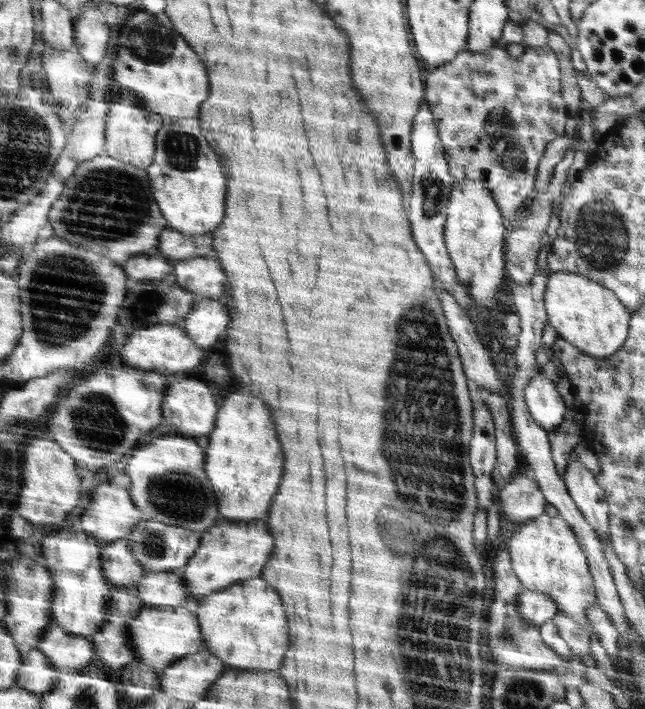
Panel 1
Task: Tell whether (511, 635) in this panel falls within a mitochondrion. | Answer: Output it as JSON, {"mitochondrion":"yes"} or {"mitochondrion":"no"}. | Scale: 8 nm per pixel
{"mitochondrion":"yes"}

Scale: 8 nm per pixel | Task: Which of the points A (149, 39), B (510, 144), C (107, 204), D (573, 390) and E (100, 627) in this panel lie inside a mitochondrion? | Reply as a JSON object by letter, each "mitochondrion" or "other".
{"A":"mitochondrion","B":"mitochondrion","C":"mitochondrion","D":"other","E":"other"}

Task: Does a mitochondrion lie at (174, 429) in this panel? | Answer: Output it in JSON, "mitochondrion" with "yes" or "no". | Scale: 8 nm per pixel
{"mitochondrion":"no"}

